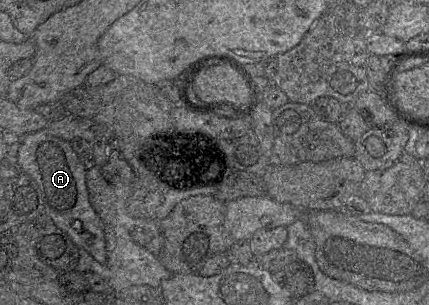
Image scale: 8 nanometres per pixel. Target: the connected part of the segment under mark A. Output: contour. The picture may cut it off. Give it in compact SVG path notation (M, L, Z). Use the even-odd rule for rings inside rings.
M46 129L29 133L17 140L17 162L22 172L29 175L38 185L44 204L44 211L55 225L64 231L79 247L85 249L96 261L105 264L107 260L105 237L100 217L93 209L86 186L86 169L69 142L50 135Z

